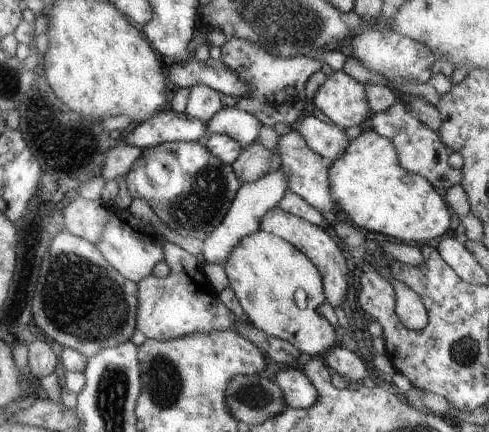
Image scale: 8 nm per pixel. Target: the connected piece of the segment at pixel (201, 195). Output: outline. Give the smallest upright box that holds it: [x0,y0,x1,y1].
[125,141,243,240]

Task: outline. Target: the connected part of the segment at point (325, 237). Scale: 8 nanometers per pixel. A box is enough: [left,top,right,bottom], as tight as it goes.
[260,207,351,307]

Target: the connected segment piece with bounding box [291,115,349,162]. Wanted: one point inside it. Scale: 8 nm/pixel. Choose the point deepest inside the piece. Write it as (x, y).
(327, 140)

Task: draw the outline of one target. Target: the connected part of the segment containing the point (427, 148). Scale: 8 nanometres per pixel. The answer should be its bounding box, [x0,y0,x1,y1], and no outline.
[367,98,463,190]

